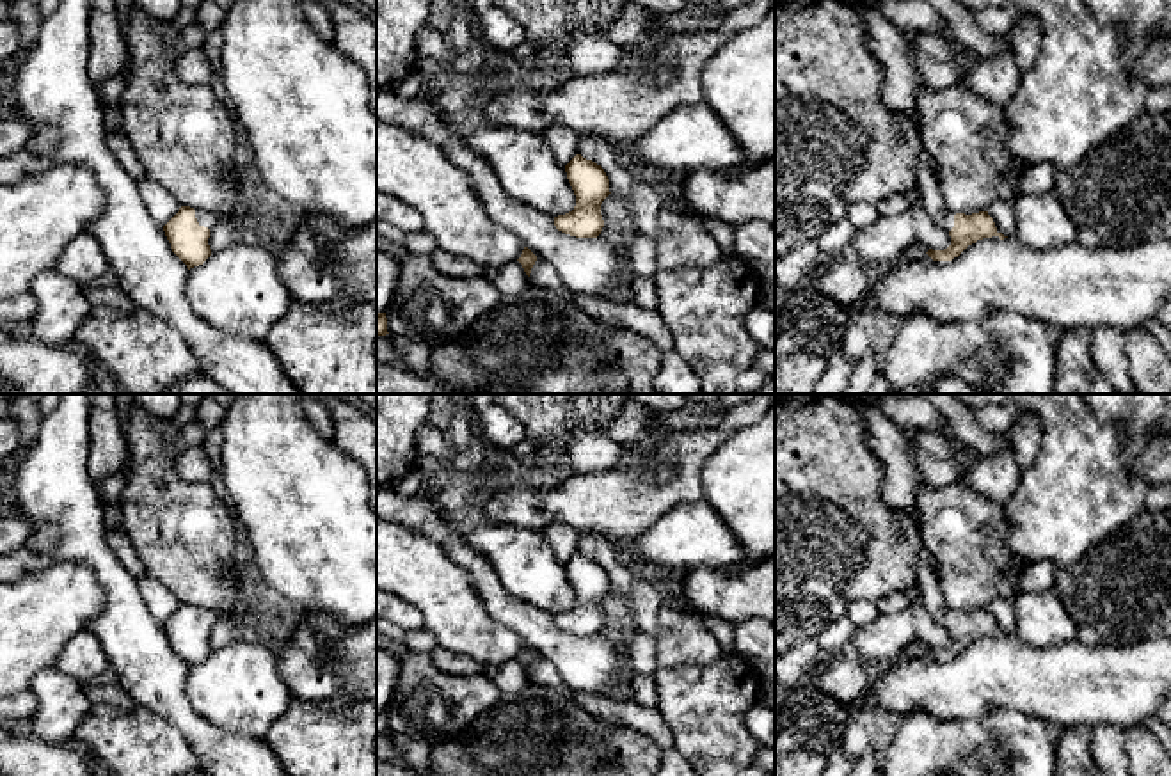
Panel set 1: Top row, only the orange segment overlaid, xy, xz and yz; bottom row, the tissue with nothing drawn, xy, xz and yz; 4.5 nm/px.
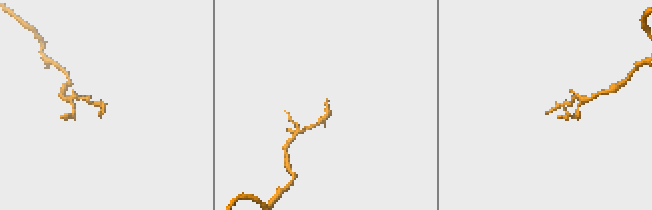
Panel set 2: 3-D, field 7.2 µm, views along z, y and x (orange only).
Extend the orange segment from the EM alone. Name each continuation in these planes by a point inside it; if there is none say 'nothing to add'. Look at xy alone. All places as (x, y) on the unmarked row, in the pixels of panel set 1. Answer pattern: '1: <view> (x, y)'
1: xy (207, 617)

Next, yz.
1: yz (926, 588)

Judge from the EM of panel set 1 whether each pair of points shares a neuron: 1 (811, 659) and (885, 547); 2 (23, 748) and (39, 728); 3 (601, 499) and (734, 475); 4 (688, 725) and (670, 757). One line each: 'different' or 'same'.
1: different
2: different
3: different
4: different

